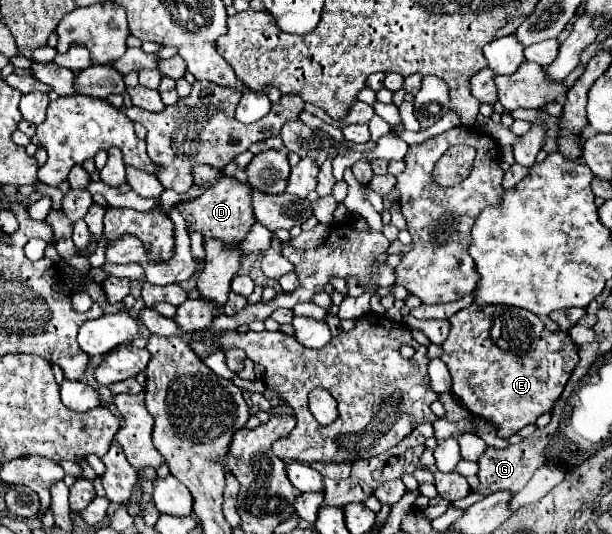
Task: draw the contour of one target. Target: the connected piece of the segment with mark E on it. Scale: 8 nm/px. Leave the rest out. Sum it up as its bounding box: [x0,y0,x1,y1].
[441,304,579,438]

